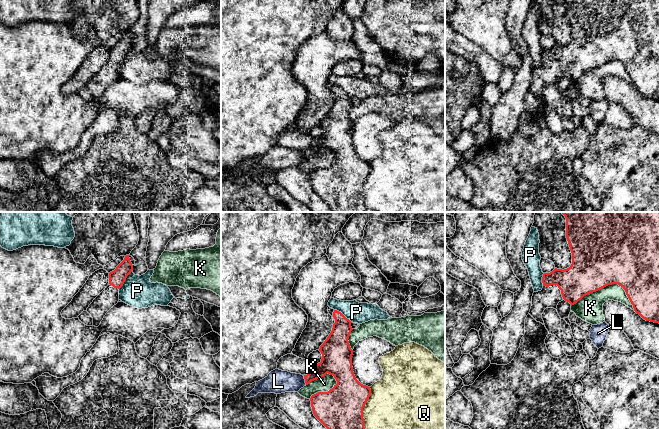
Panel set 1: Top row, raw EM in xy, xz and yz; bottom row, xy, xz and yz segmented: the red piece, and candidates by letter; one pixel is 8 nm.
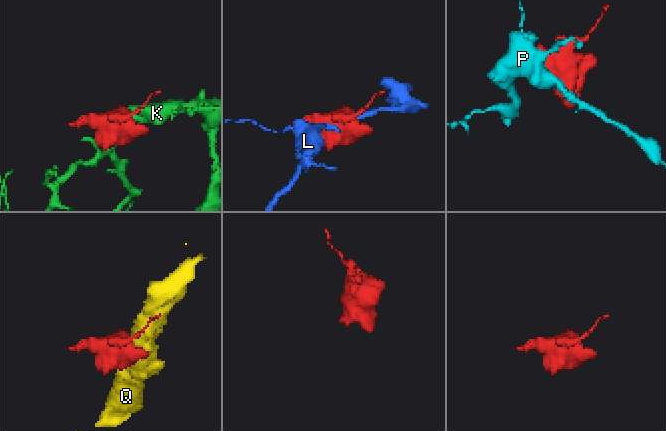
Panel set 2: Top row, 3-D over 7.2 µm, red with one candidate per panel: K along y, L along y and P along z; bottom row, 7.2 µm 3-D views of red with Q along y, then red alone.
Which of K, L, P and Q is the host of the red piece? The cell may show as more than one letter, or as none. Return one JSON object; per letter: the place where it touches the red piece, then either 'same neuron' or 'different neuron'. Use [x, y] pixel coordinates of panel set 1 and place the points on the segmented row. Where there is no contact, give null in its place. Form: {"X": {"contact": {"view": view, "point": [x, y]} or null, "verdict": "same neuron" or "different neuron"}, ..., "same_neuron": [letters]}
{"K": {"contact": {"view": "yz", "point": [607, 285]}, "verdict": "different neuron"}, "L": {"contact": {"view": "xz", "point": [305, 380]}, "verdict": "different neuron"}, "P": {"contact": {"view": "xy", "point": [125, 279]}, "verdict": "different neuron"}, "Q": {"contact": {"view": "xz", "point": [363, 407]}, "verdict": "different neuron"}, "same_neuron": []}

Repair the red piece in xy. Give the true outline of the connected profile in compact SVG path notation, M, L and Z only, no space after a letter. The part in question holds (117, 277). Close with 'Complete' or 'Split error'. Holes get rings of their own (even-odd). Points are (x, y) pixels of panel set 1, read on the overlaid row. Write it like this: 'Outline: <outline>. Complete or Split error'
Outline: M126 255L124 260L109 273L109 285L93 300L87 312L93 318L93 325L98 327L106 313L118 303L119 289L124 284L127 276L132 272L133 265Z. Split error

